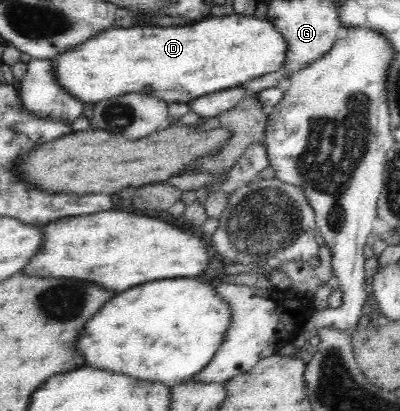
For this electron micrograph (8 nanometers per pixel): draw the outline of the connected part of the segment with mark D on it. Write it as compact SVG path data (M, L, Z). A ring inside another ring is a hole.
M211 17L201 23L158 24L156 26L134 26L131 28L110 28L94 37L58 54L52 61L54 75L60 87L64 87L72 97L95 105L100 101L117 99L123 95L145 93L166 101L189 103L191 100L227 89L239 88L245 81L277 72L284 65L288 46L281 33L267 21L257 17Z

